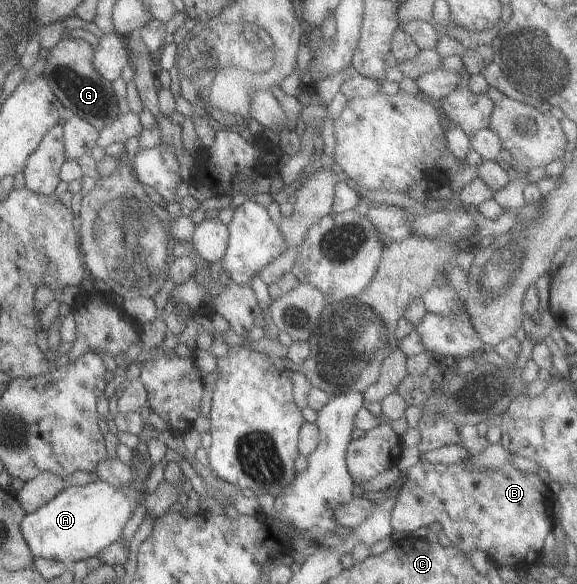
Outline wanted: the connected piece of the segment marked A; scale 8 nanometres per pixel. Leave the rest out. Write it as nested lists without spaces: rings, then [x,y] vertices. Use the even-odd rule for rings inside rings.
[[[133,451],[129,469],[131,481],[125,489],[115,489],[97,479],[84,485],[63,488],[53,499],[31,513],[26,513],[19,522],[19,531],[33,558],[53,559],[73,565],[74,562],[95,556],[97,551],[120,539],[125,523],[139,506],[150,467],[145,467],[137,451]],[[137,456],[138,463],[133,459]]]

